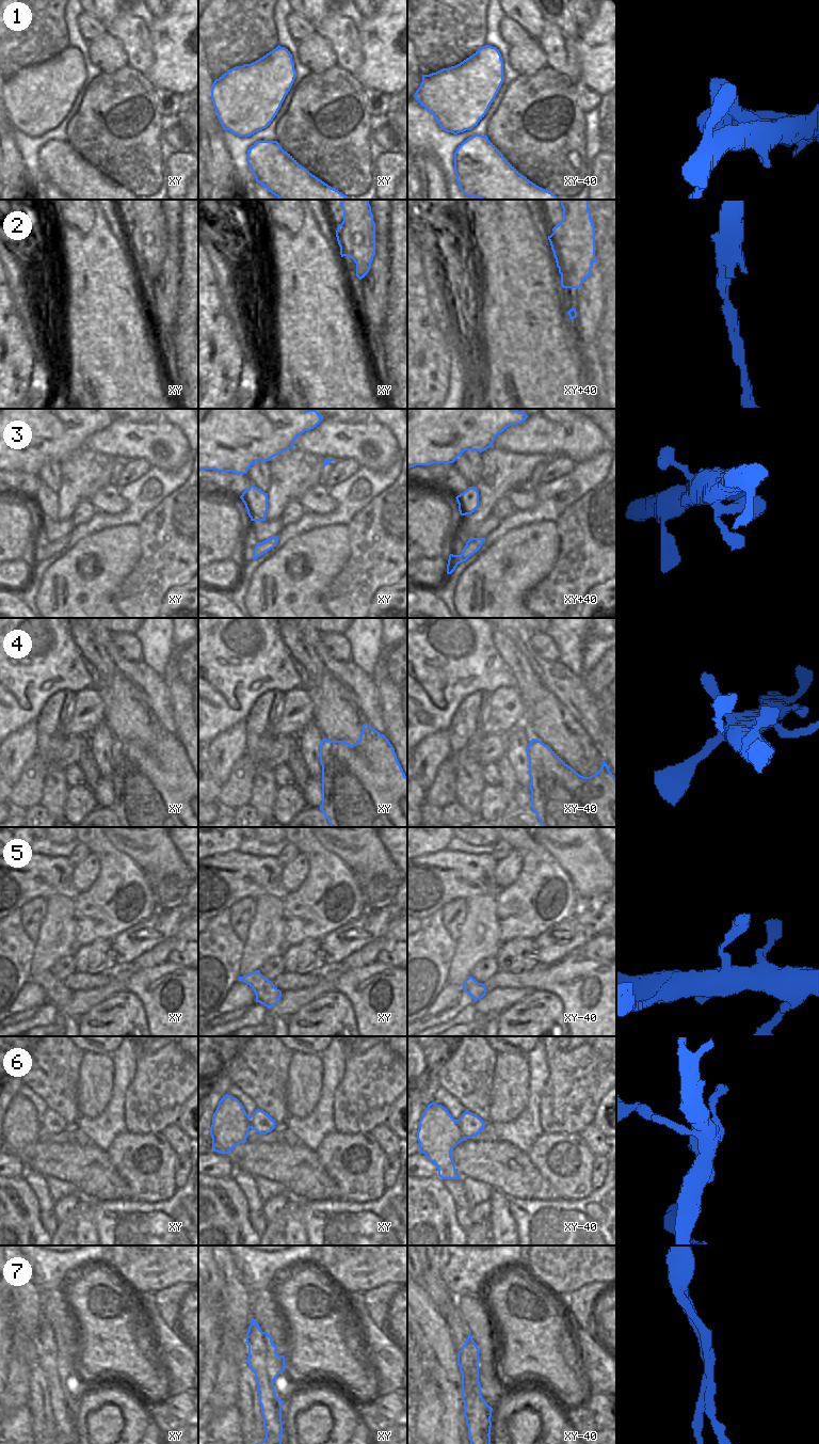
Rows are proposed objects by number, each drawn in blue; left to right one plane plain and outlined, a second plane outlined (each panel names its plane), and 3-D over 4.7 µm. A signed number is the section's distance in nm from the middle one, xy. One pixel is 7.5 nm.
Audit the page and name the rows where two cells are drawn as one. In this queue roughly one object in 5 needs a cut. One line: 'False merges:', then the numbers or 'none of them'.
False merges: 2, 7

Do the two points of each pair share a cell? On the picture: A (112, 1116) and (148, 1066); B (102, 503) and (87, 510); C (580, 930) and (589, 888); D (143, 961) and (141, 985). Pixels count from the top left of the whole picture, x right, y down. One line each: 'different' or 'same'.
A: different
B: different
C: different
D: different

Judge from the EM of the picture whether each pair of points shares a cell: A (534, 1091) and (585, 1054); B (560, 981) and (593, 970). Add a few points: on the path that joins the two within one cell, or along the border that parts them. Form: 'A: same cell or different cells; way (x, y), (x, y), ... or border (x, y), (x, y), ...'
A: different cells; border (547, 1059), (548, 1077), (541, 1095), (540, 1108)
B: same cell; way (568, 980), (584, 979)

